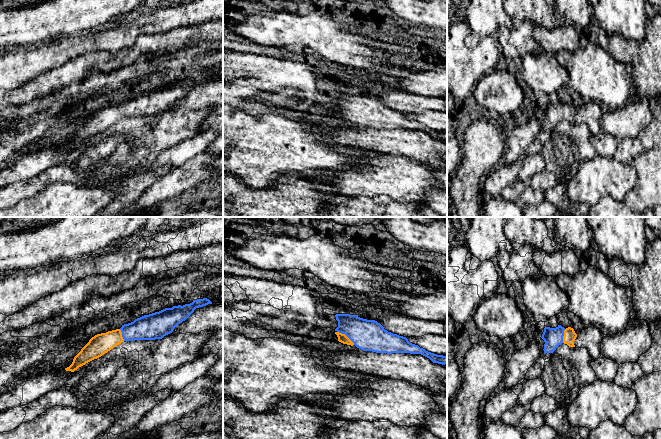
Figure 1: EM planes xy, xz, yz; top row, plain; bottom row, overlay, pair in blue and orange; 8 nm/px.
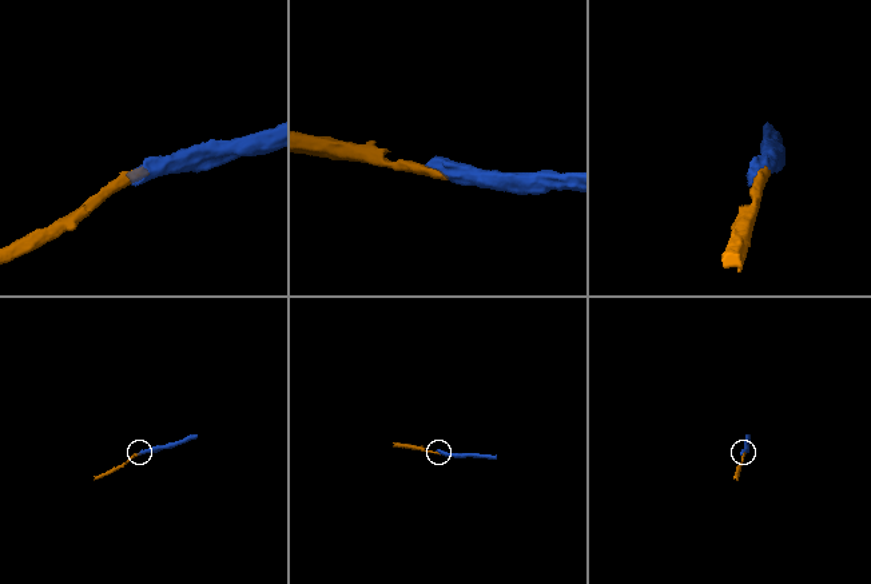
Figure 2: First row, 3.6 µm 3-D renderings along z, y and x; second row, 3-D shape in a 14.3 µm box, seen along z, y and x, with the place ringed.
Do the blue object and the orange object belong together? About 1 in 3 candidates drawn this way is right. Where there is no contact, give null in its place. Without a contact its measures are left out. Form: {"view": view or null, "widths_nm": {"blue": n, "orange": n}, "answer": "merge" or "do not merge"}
{"view": "xz", "widths_nm": {"blue": 260, "orange": 70}, "answer": "merge"}

